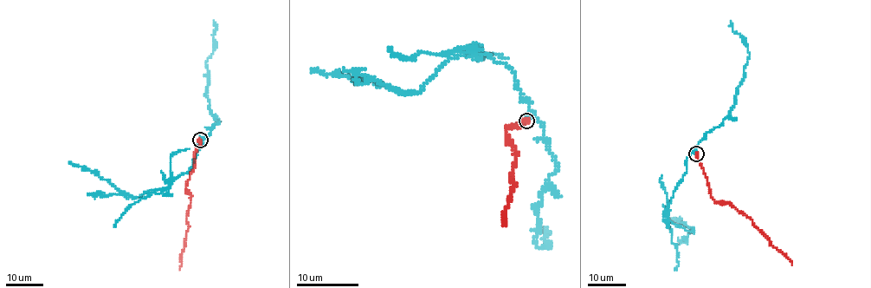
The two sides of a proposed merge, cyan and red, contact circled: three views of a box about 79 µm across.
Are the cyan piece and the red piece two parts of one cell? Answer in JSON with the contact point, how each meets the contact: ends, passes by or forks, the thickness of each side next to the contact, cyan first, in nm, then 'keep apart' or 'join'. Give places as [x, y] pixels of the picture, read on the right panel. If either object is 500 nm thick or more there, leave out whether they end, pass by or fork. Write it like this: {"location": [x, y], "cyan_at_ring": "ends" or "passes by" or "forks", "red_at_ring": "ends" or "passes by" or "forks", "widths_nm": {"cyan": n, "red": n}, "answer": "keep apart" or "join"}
{"location": [696, 153], "widths_nm": {"cyan": 280, "red": 600}, "answer": "keep apart"}

